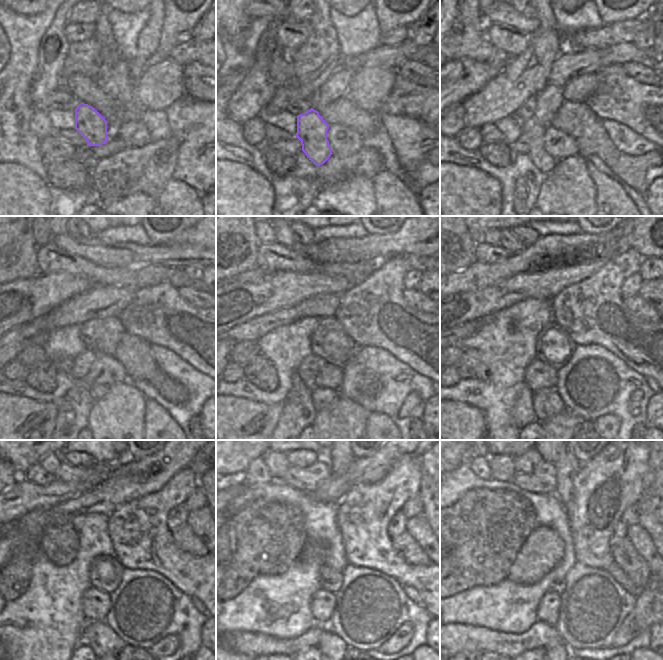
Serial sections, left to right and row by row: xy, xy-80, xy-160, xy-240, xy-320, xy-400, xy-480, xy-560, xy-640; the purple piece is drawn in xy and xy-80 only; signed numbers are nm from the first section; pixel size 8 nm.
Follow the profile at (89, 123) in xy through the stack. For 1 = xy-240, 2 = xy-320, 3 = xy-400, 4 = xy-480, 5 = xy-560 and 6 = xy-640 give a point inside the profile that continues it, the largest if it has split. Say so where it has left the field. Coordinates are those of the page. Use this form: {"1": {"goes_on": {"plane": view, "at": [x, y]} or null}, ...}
{"1": {"goes_on": {"plane": "xy-240", "at": [97, 391]}}, "2": {"goes_on": {"plane": "xy-320", "at": [322, 397]}}, "3": {"goes_on": {"plane": "xy-400", "at": [546, 403]}}, "4": {"goes_on": {"plane": "xy-480", "at": [101, 638]}}, "5": {"goes_on": {"plane": "xy-560", "at": [329, 643]}}, "6": {"goes_on": {"plane": "xy-640", "at": [562, 643]}}}

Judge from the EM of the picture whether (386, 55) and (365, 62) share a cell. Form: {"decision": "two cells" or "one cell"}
{"decision": "one cell"}

